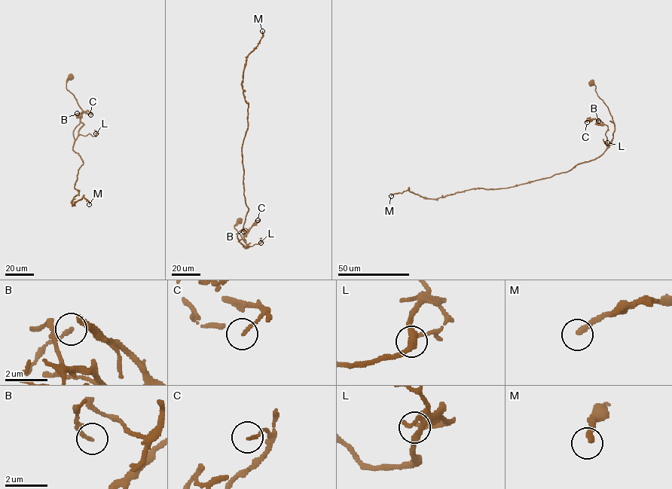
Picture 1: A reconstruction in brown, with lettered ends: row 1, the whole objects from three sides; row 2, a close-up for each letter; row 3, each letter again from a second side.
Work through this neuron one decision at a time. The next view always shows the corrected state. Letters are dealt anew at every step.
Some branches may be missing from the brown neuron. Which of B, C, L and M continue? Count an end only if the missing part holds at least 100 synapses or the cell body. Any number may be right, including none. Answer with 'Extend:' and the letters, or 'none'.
Extend: M

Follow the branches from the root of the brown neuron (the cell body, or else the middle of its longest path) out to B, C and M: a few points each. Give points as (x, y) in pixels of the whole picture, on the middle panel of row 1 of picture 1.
B: (239, 221), (233, 227), (248, 246), (247, 248), (238, 241), (245, 241), (248, 230), (244, 228), (243, 231)
C: (239, 221), (233, 227), (248, 246), (245, 249), (248, 247), (238, 241), (245, 241), (244, 235), (258, 220)
M: (239, 221), (233, 227), (247, 248), (237, 236), (248, 209), (242, 81), (262, 31)

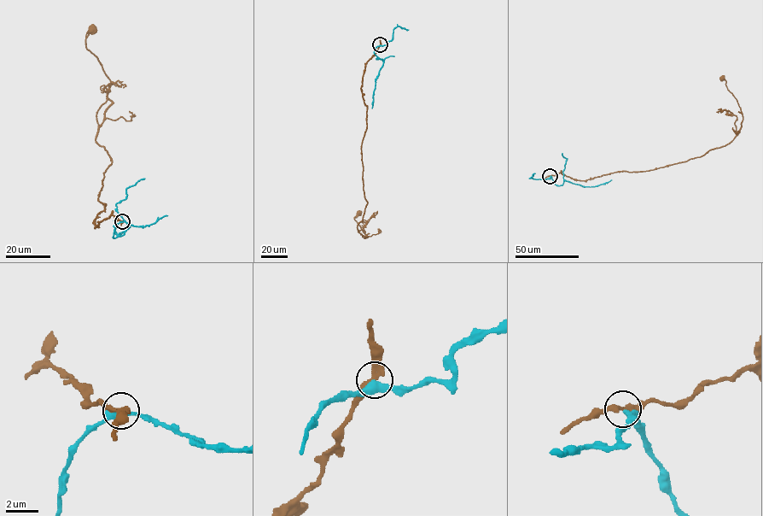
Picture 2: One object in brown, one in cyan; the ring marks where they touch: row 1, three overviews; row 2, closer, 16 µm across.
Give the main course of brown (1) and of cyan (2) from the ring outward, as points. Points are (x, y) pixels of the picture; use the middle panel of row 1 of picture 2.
1: (380, 44), (366, 62), (361, 88), (367, 204), (357, 226), (364, 238), (354, 219), (359, 214)
2: (380, 44), (375, 49), (375, 54), (383, 61), (375, 81), (372, 108)

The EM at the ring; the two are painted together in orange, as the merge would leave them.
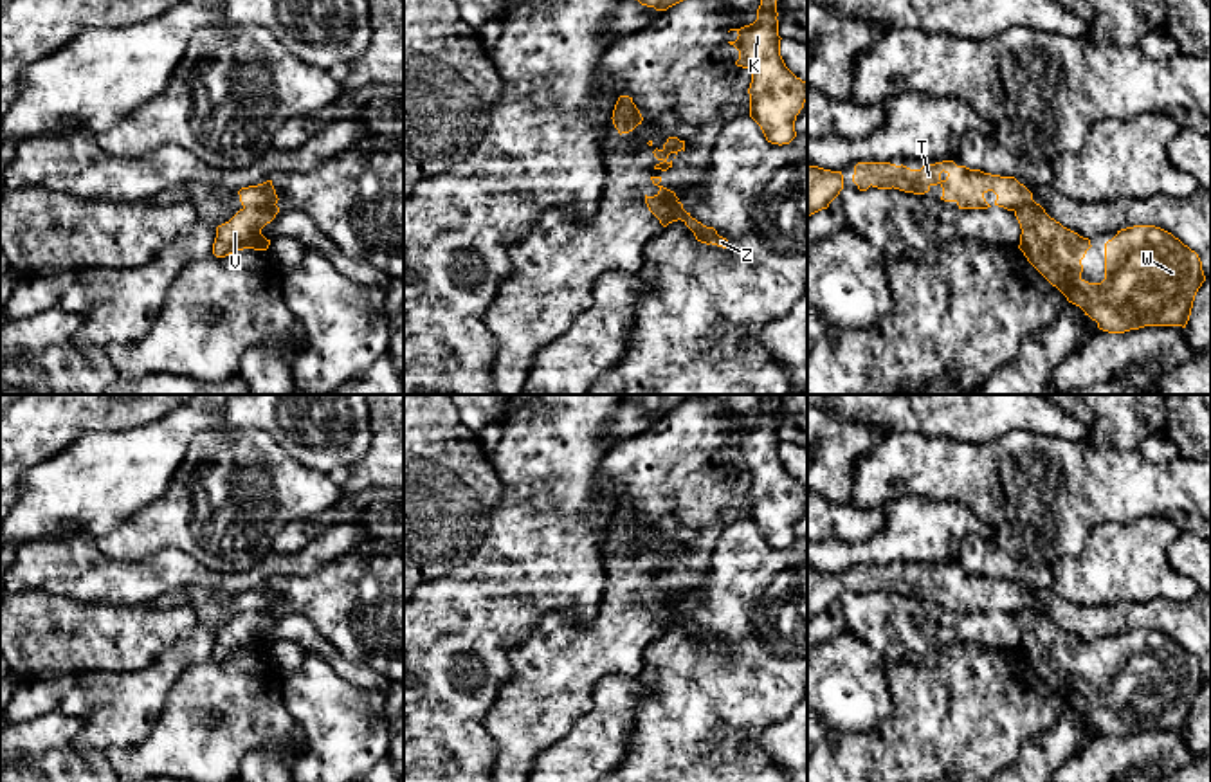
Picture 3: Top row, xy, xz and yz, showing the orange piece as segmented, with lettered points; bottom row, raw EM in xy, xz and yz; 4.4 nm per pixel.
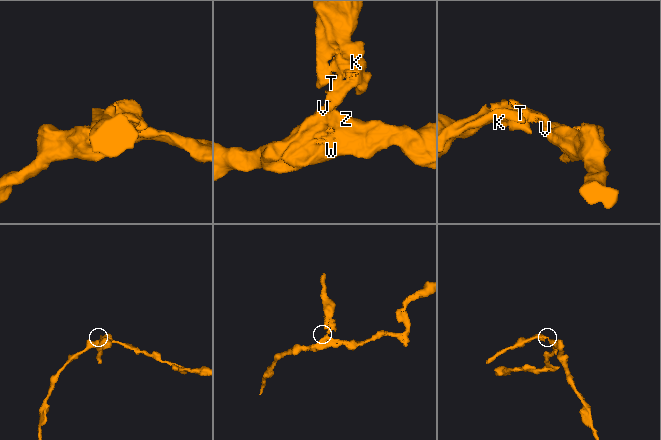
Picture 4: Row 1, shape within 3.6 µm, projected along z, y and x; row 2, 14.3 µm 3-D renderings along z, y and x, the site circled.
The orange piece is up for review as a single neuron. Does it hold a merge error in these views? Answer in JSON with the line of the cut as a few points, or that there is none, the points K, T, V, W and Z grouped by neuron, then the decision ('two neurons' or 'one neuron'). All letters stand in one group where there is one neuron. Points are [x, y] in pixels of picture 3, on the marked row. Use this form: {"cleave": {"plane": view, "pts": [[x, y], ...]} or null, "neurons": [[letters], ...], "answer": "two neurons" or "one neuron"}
{"cleave": {"plane": "xz", "pts": [[646, 197], [653, 206], [676, 200]]}, "neurons": [["K", "T"], ["V", "W", "Z"]], "answer": "two neurons"}

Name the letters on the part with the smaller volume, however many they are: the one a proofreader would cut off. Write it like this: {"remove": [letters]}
{"remove": ["K", "T"]}

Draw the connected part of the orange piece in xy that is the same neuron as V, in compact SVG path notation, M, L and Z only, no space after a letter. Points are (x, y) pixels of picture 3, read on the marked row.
M278 205L240 209L229 222L216 227L213 254L225 258L243 249L267 250L270 240L261 234L261 229L270 223L278 213Z

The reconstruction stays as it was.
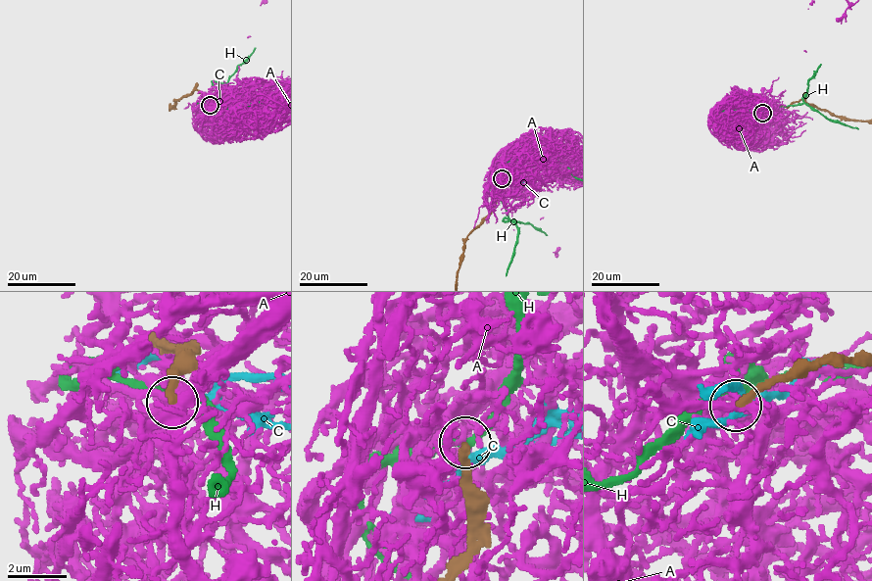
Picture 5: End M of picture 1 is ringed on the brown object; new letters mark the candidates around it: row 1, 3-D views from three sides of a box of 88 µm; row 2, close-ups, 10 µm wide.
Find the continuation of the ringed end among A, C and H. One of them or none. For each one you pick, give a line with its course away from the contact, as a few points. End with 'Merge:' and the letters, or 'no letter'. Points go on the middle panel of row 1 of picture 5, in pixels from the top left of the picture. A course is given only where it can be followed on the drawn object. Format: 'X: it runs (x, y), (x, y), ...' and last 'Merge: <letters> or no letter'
Merge: no letter

